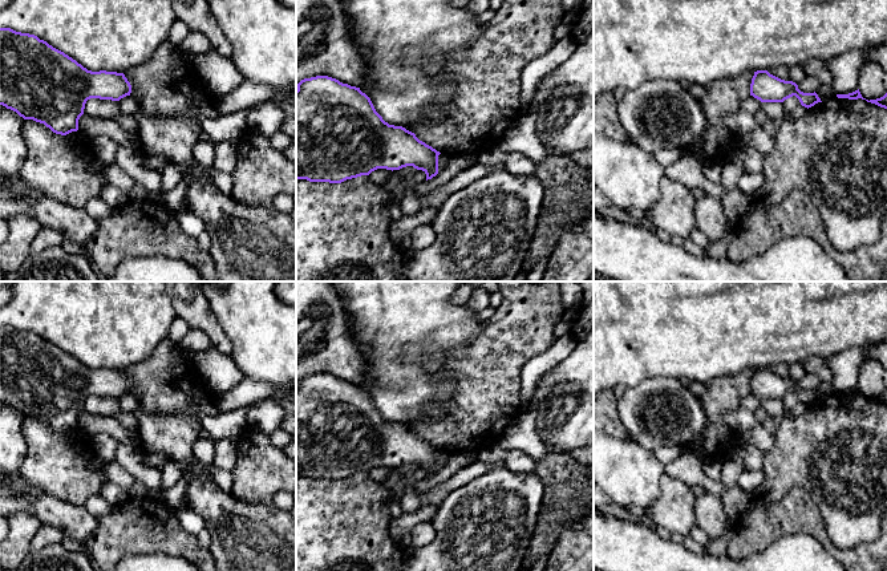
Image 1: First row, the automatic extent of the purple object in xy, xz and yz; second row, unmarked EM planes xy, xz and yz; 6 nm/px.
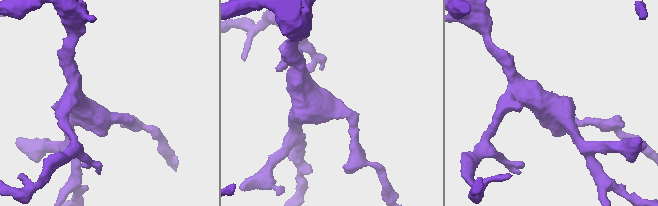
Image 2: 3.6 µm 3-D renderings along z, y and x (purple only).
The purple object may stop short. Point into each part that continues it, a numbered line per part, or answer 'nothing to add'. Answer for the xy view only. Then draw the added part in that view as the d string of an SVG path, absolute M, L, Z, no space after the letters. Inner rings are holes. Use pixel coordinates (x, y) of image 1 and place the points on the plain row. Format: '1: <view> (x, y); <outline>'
nothing to add

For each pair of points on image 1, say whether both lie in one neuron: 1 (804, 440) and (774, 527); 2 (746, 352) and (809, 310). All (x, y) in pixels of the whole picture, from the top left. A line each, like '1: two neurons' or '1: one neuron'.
1: two neurons
2: one neuron

